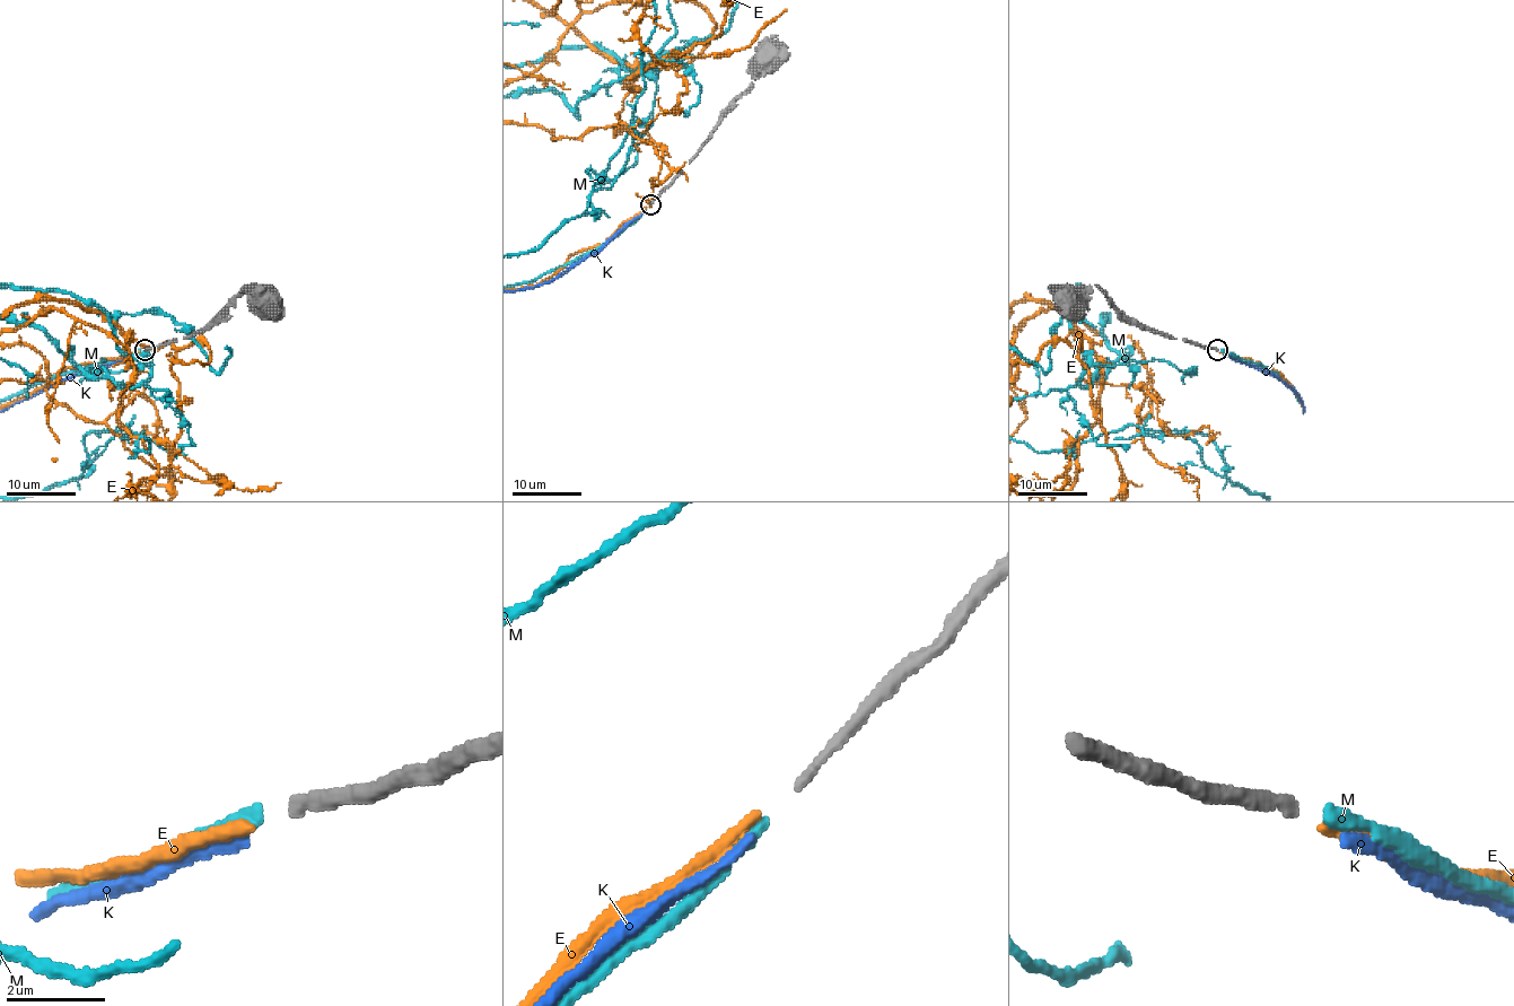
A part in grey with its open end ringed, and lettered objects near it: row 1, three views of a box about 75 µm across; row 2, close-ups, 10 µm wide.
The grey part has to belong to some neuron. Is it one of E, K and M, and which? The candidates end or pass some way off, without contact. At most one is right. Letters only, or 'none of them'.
M

